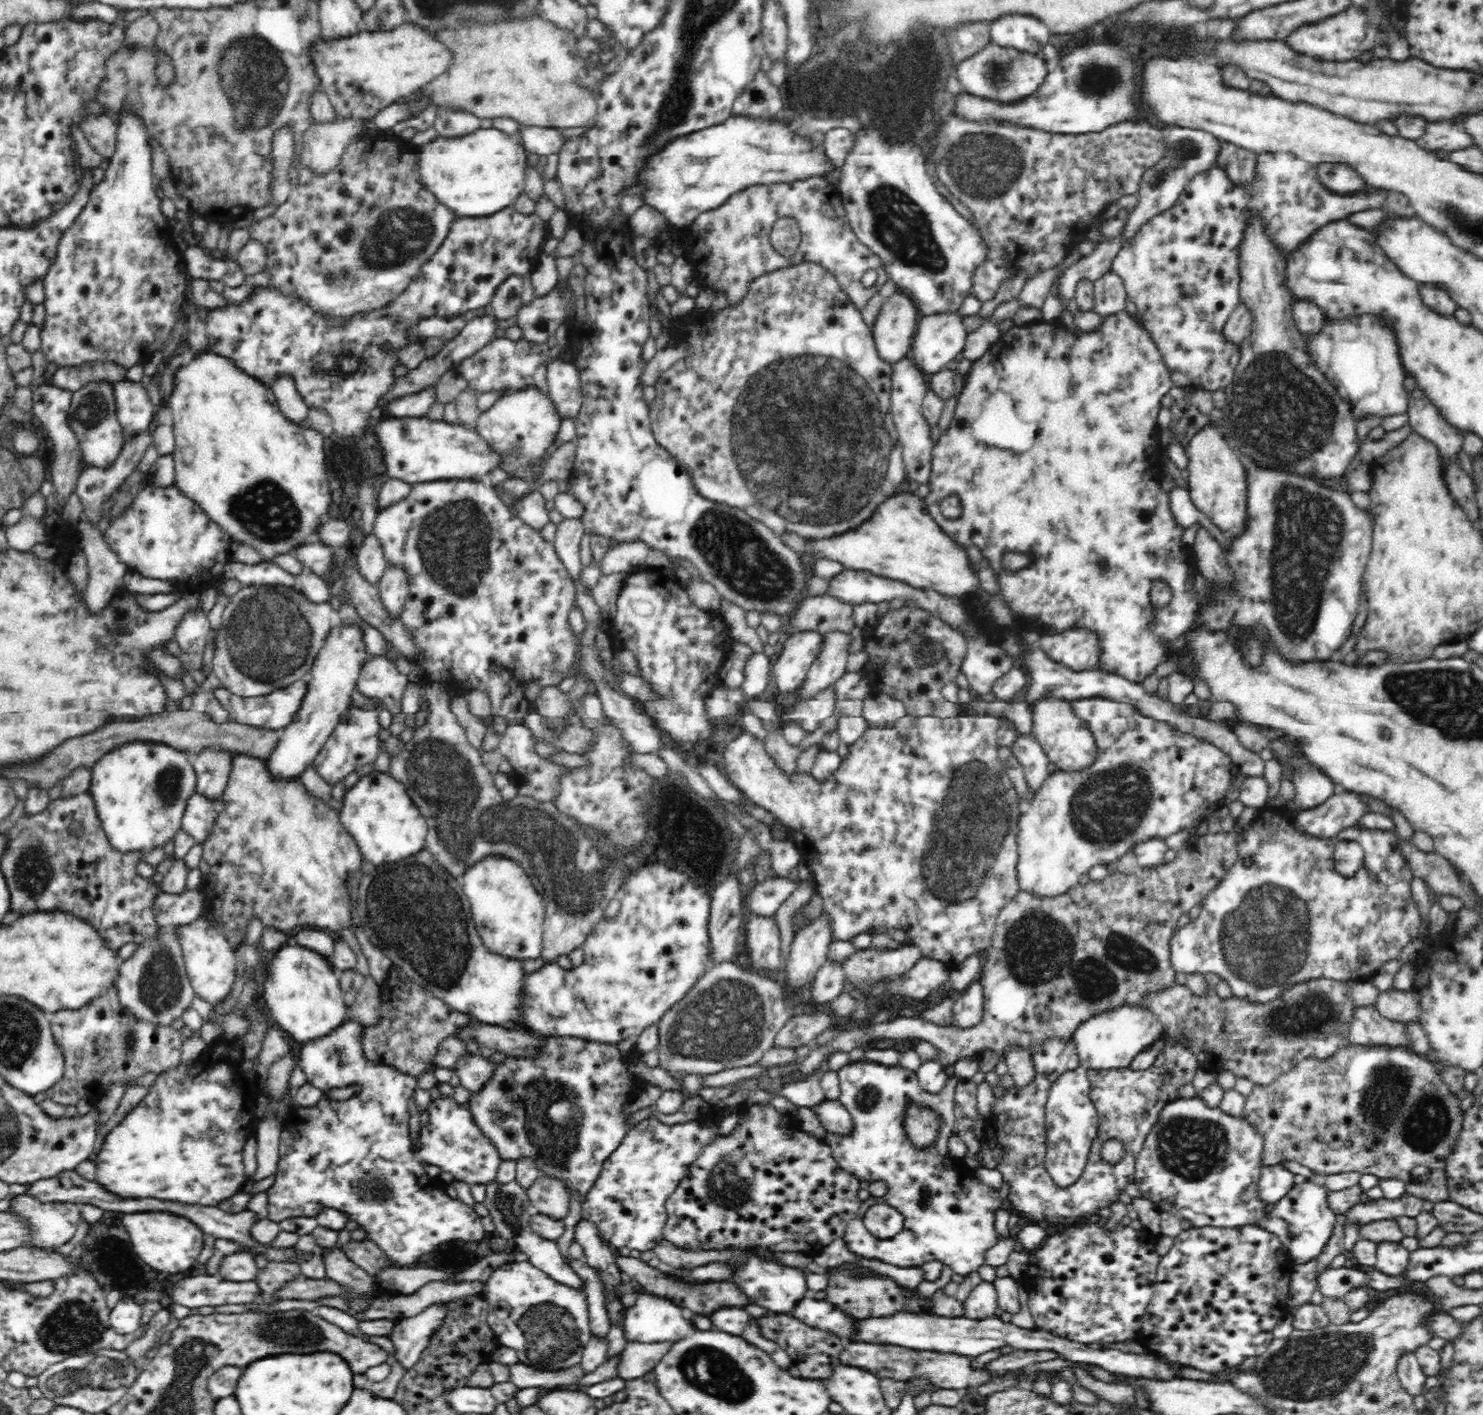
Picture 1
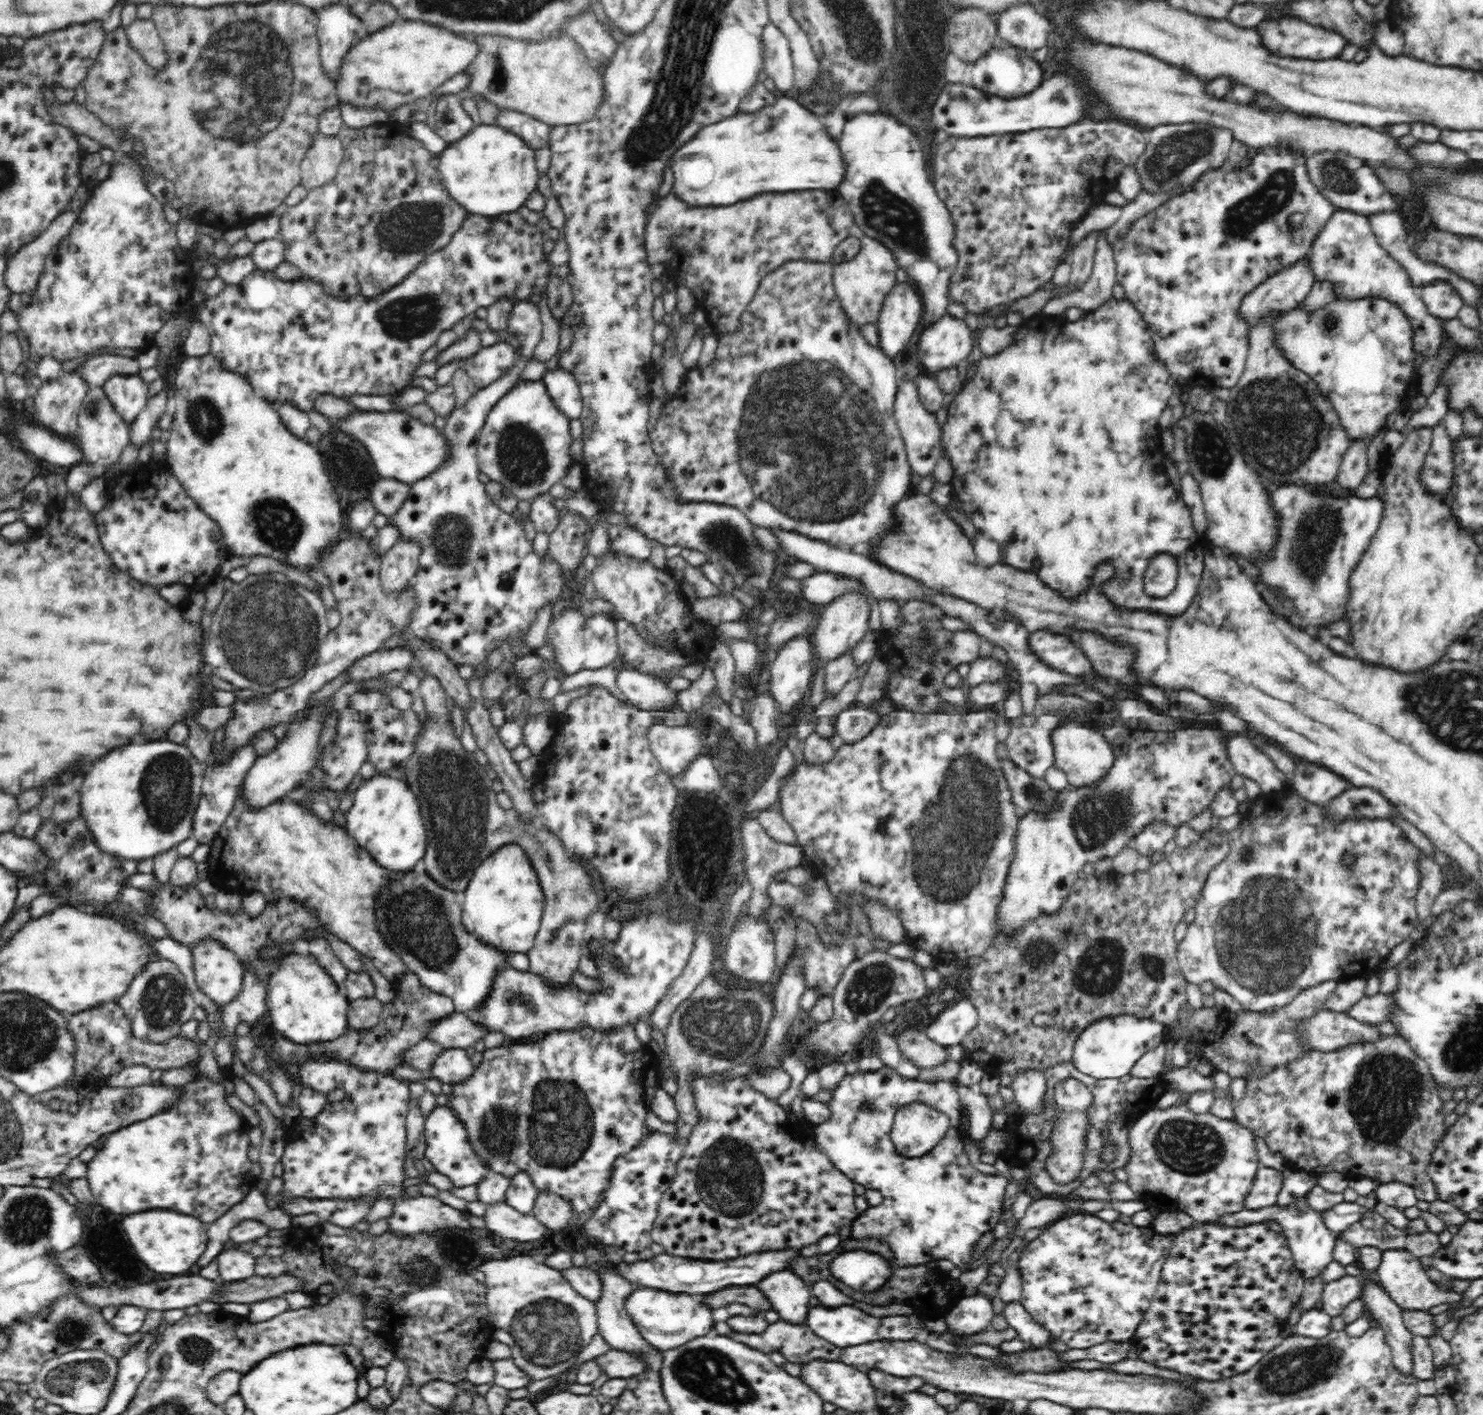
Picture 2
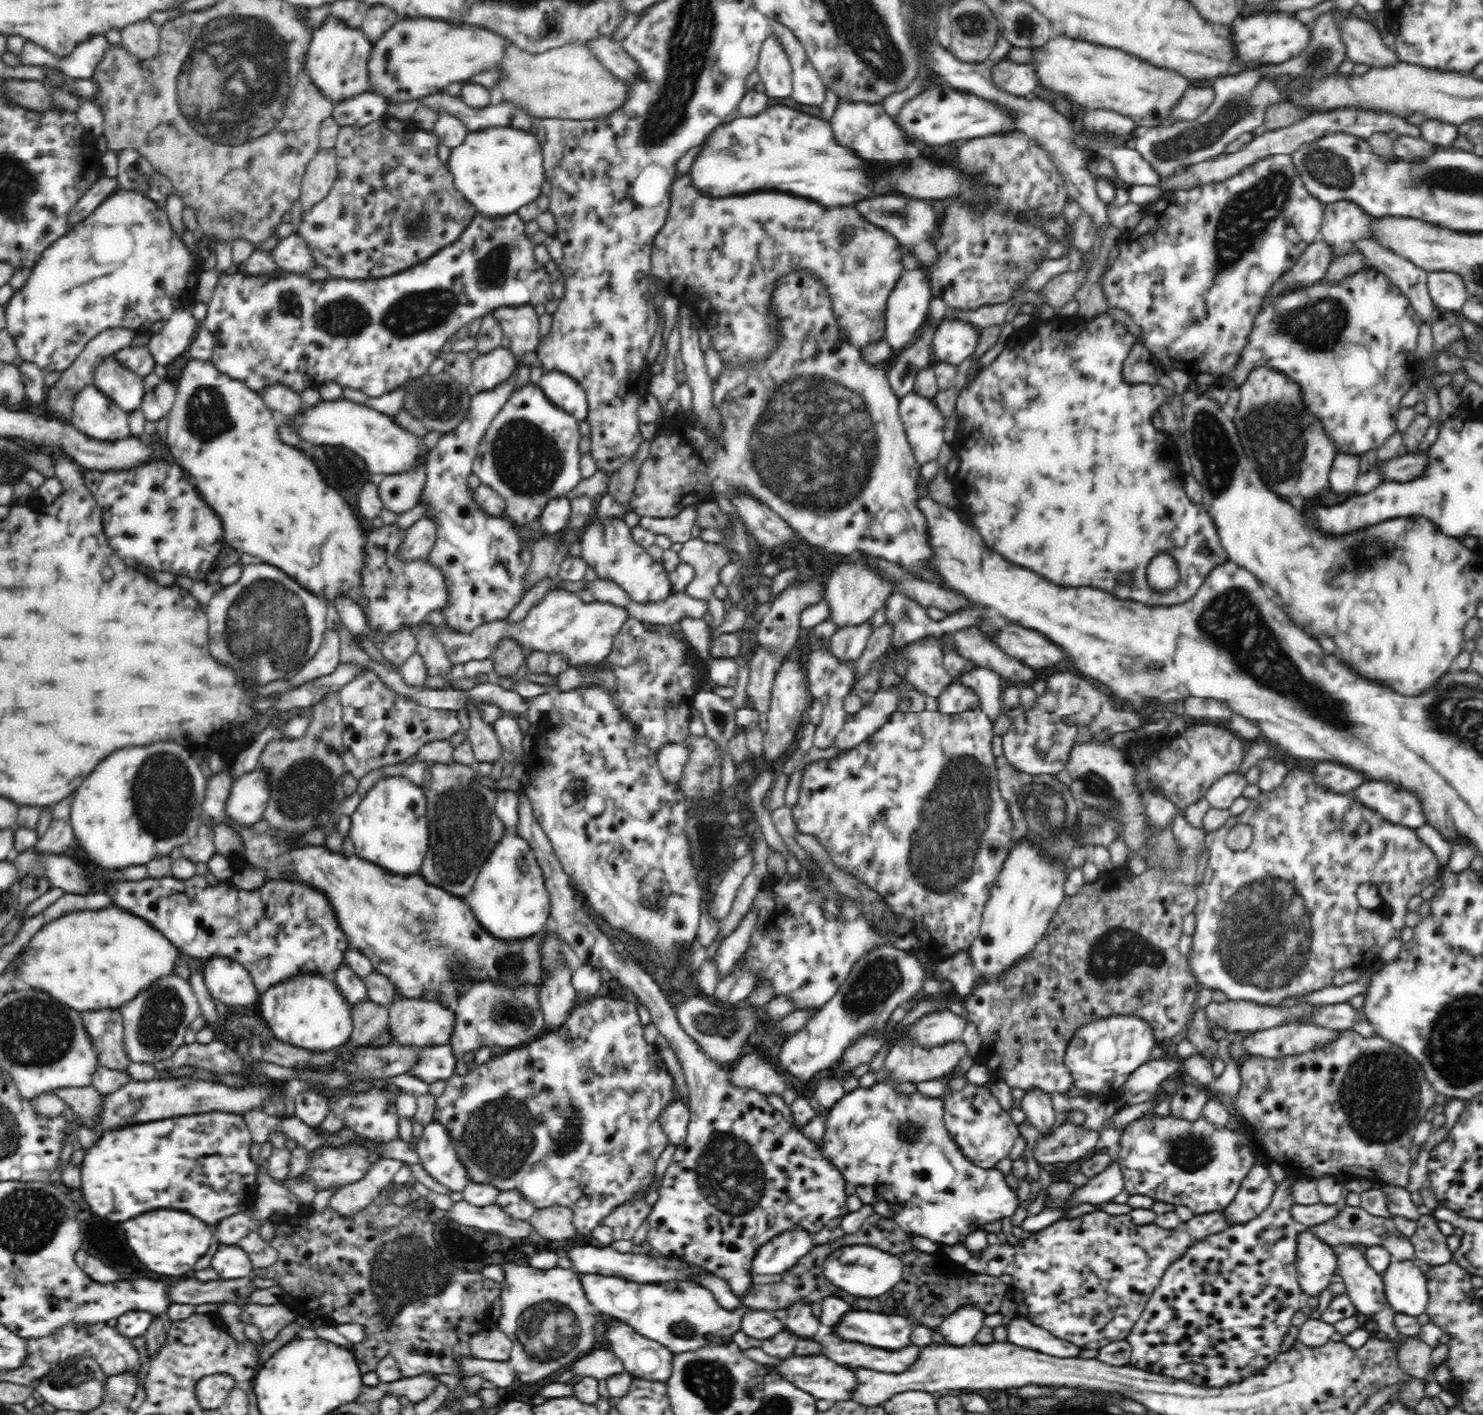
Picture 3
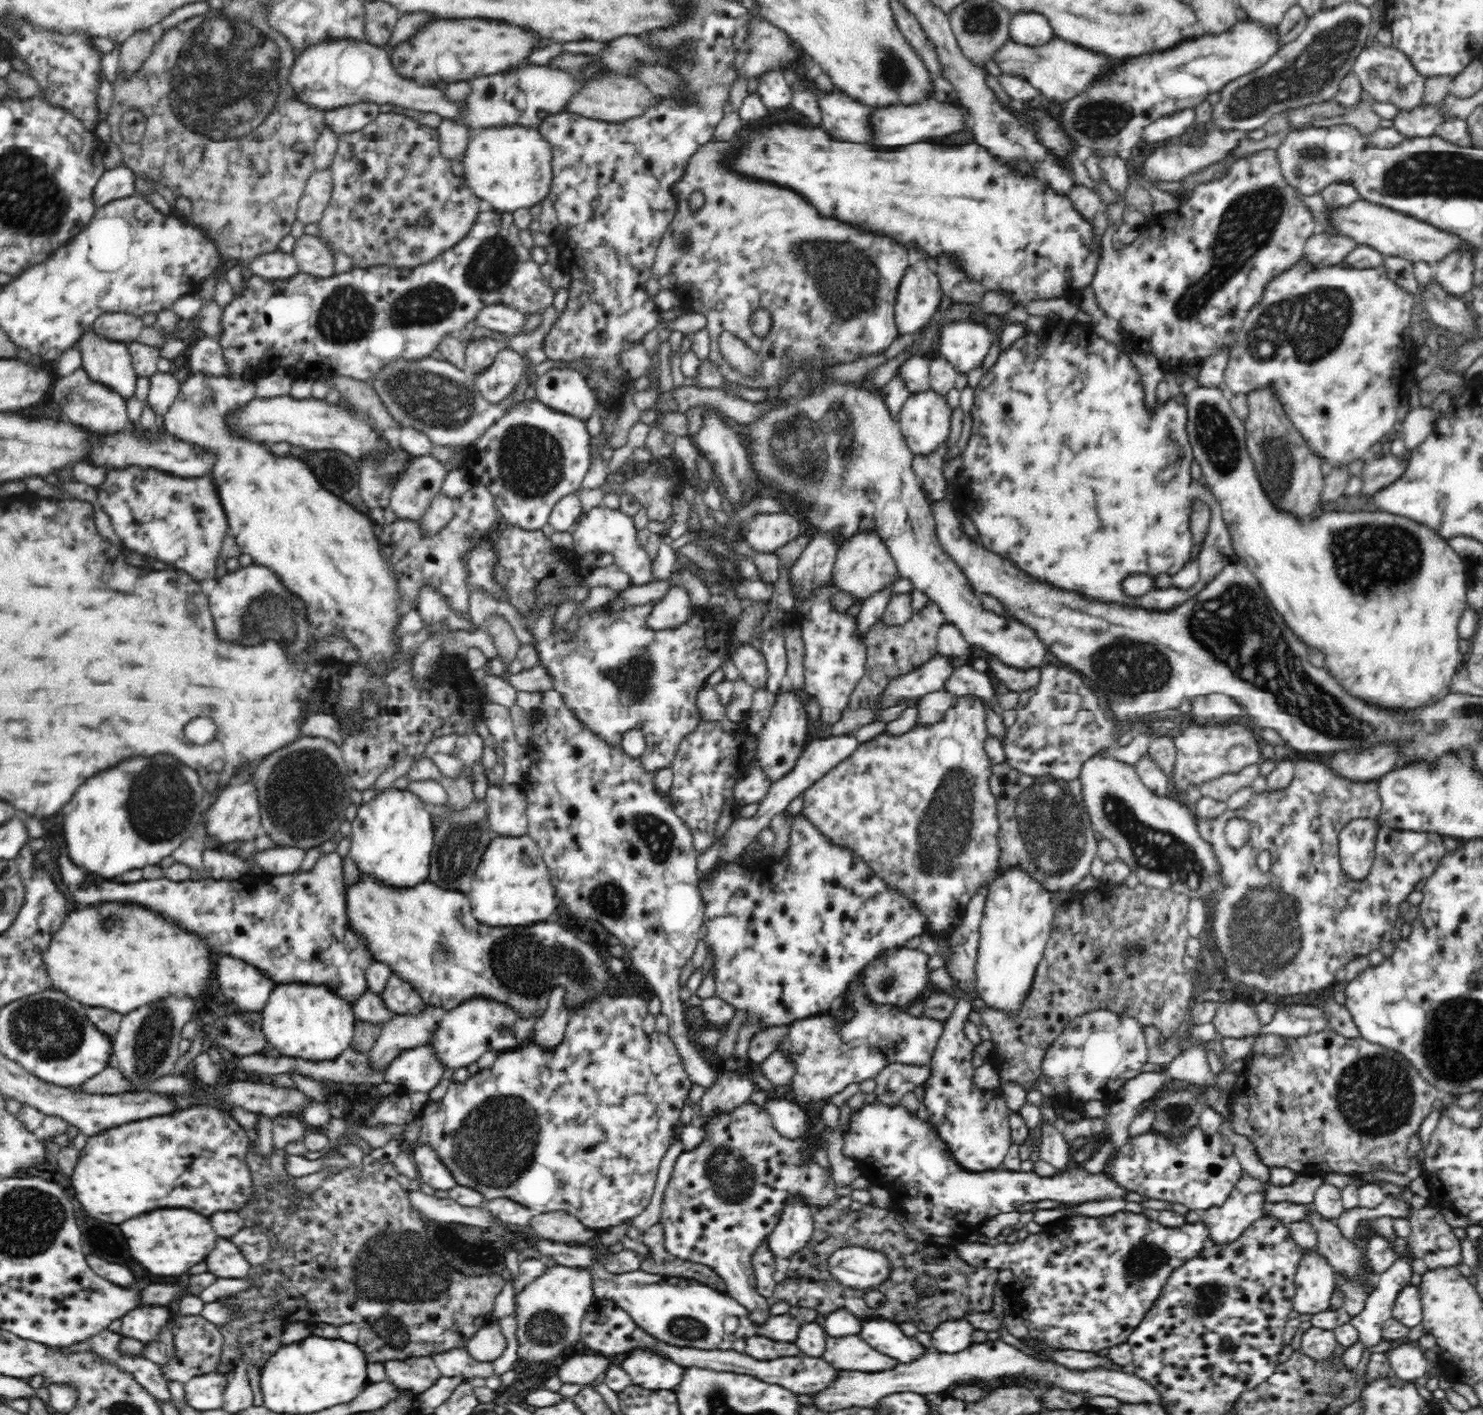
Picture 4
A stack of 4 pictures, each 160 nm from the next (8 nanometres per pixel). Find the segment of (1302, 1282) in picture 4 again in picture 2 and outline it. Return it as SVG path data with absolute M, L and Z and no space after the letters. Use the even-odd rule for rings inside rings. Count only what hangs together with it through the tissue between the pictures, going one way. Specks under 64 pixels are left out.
M1305 1196L1294 1200L1288 1206L1284 1206L1283 1209L1276 1209L1273 1206L1254 1210L1246 1208L1236 1214L1222 1217L1218 1223L1220 1222L1233 1227L1268 1224L1268 1222L1278 1225L1280 1229L1283 1229L1286 1244L1290 1249L1295 1266L1304 1278L1322 1273L1333 1260L1332 1252L1336 1246L1337 1233L1329 1229L1325 1223L1325 1215L1310 1206L1308 1198Z

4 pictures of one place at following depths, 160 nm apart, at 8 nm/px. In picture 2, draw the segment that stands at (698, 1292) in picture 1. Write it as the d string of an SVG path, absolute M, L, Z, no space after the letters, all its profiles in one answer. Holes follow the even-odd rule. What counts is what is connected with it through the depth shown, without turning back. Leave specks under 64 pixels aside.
M730 1285L718 1290L718 1292L711 1292L702 1298L702 1304L708 1306L710 1310L718 1310L730 1304L746 1304L754 1310L770 1309L770 1303L764 1298L761 1292L754 1290L754 1285L734 1286Z

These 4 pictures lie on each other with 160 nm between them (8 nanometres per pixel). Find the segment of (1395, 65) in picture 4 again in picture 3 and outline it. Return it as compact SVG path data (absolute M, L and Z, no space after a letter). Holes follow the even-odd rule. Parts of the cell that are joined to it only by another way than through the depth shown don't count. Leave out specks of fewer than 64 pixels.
M1332 9L1335 26L1345 46L1347 59L1368 66L1389 65L1398 61L1395 51L1383 43L1376 26L1349 10Z

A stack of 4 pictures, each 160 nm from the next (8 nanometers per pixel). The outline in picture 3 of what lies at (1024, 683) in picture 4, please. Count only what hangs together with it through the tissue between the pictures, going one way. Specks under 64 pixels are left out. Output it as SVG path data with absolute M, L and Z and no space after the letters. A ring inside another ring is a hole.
M977 625L961 628L936 641L944 656L946 652L954 651L960 659L966 662L974 661L978 667L998 671L1004 678L1013 680L1016 685L1033 678L1034 669L986 639Z

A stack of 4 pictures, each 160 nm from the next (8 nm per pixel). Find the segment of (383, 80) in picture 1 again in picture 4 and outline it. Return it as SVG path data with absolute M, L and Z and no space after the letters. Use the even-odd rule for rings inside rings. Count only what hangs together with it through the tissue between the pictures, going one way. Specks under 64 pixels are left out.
M434 19L418 34L396 46L384 47L393 71L407 81L436 82L470 81L474 78L504 73L515 67L534 49L535 38L529 33L489 19ZM488 20L488 22L486 22Z

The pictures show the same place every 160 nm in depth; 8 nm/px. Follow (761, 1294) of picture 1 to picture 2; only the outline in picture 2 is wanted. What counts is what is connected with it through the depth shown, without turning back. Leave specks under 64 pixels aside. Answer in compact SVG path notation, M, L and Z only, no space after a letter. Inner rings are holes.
M790 1268L770 1271L756 1284L766 1300L772 1304L779 1318L794 1324L805 1324L808 1300L812 1296L810 1286Z

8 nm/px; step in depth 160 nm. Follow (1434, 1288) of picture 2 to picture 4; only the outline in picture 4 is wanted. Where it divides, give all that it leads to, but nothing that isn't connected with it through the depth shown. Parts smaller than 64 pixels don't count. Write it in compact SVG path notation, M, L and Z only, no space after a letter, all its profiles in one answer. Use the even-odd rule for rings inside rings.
M1408 1283L1400 1289L1394 1301L1392 1316L1410 1328L1421 1324L1423 1308L1419 1286Z

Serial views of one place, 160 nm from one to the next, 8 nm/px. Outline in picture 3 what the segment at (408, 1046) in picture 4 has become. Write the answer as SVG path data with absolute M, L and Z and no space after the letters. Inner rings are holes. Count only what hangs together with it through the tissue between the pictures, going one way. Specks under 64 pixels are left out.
M395 993L387 1009L389 1010L388 1026L394 1035L392 1042L419 1047L450 1045L456 1026L456 1013L453 1010L443 1007L440 1003L408 999Z

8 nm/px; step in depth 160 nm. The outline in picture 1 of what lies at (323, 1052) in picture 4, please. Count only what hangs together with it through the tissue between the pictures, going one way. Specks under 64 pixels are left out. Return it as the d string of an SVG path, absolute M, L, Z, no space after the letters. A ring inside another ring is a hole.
M286 943L269 961L267 978L262 984L264 997L261 1000L275 1020L276 1026L289 1032L299 1043L330 1034L346 1020L345 995L341 982L329 959L309 946Z

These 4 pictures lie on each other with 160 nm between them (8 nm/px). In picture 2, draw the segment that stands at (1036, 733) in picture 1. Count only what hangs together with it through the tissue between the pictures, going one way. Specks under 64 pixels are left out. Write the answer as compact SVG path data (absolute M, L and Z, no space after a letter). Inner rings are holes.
M1066 717L1050 732L1051 748L1054 755L1054 766L1066 773L1070 786L1087 785L1099 779L1112 764L1114 755L1110 745L1096 728L1084 726L1076 717Z

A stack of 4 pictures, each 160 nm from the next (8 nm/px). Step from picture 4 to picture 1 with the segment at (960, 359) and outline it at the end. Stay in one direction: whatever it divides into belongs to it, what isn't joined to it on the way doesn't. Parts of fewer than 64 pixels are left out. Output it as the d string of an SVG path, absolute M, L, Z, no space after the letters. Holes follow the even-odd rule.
M939 312L923 315L915 330L910 358L919 368L930 374L946 369L950 361L959 360L967 337L966 328L957 312Z

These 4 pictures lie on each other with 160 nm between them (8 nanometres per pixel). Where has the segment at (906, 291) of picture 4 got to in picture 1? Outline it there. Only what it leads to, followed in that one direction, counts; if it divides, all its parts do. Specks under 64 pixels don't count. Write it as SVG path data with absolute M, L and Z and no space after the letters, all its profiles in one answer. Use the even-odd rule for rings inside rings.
M902 292L890 296L871 326L877 353L883 361L898 362L910 355L918 322L918 310Z

